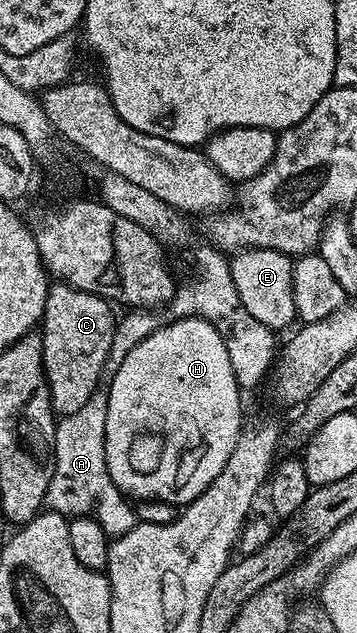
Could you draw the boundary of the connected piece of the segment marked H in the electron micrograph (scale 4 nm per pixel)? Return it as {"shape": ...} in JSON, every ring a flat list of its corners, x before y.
{"shape":[[174,320,150,333,130,350,110,385,105,451,114,485,136,501,157,499,173,505,194,502,222,473,222,465,234,453,242,430,240,396,242,390,235,380,228,342,210,321]]}

